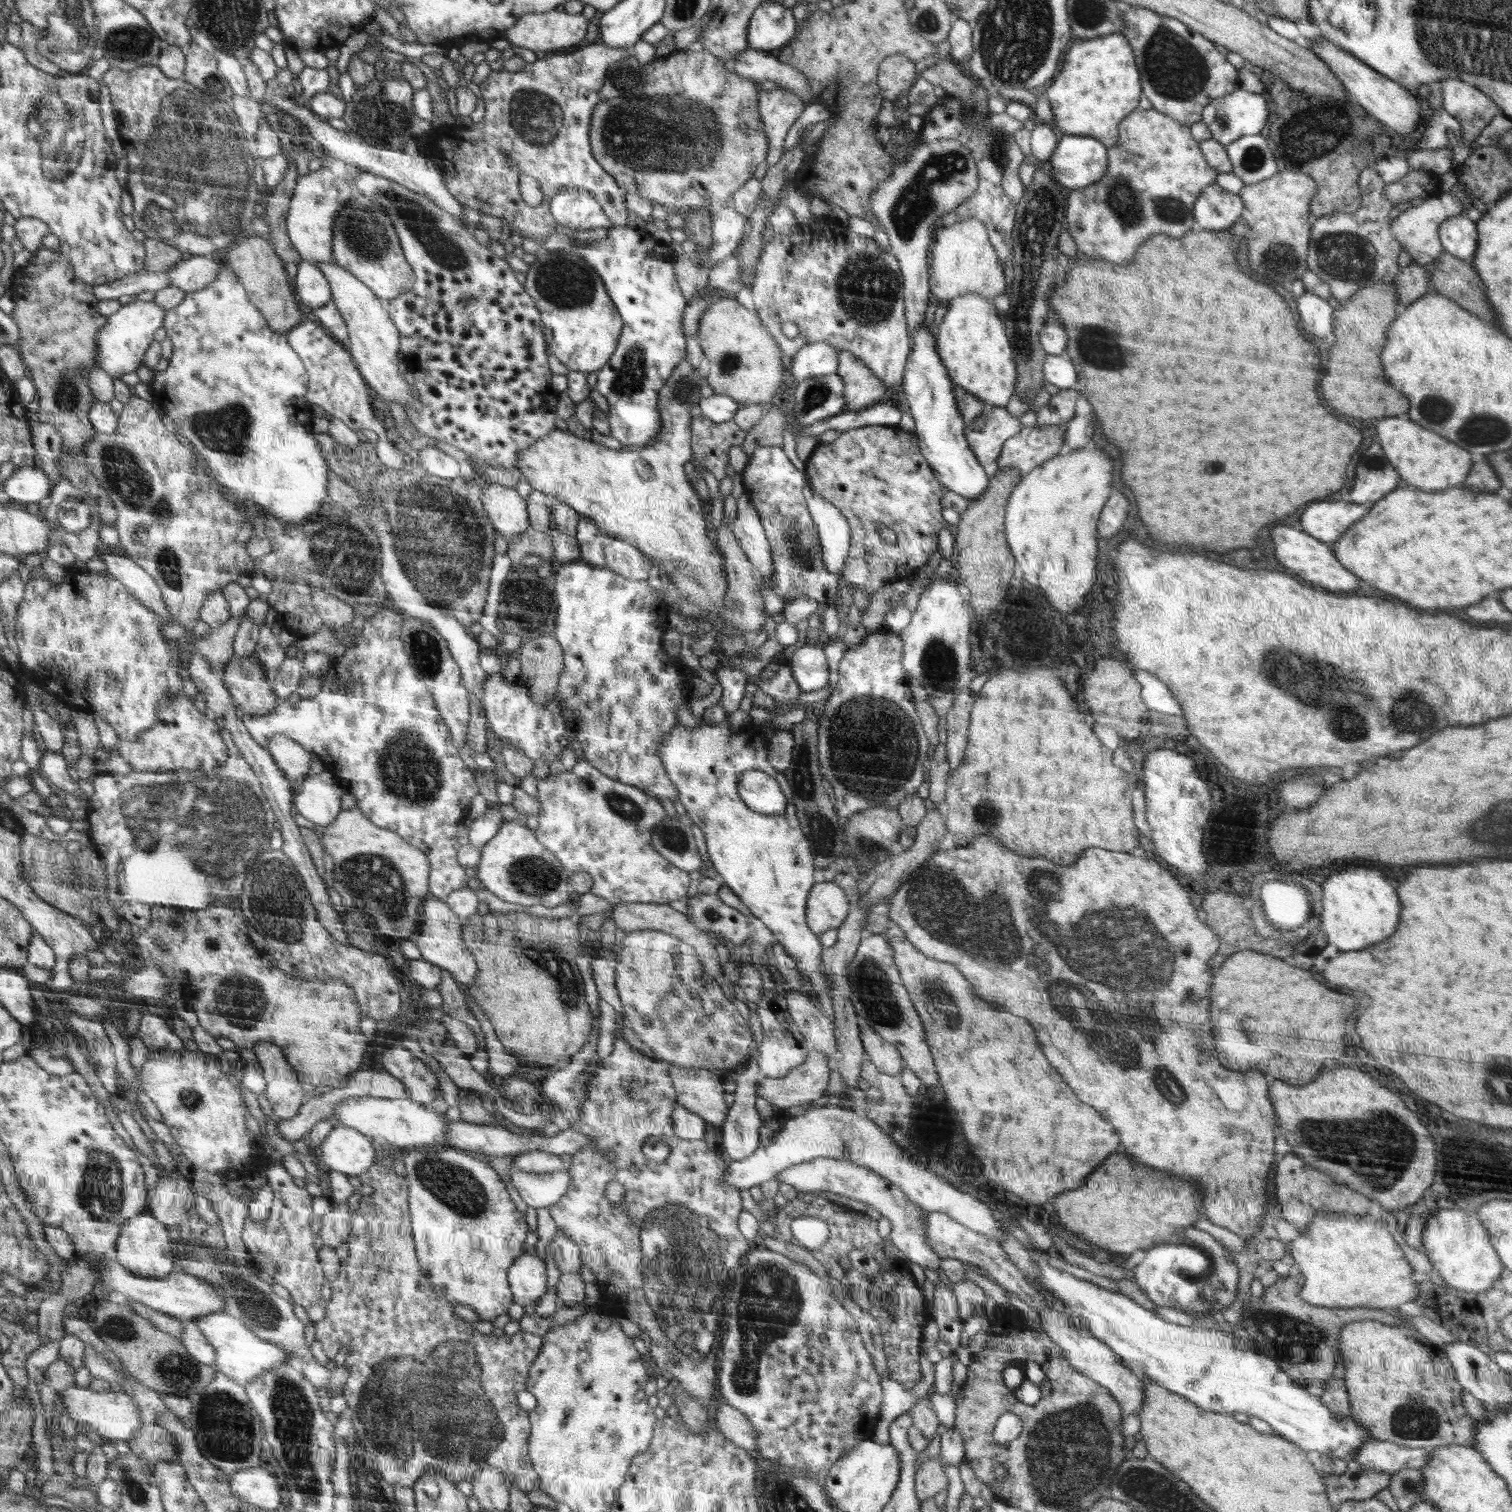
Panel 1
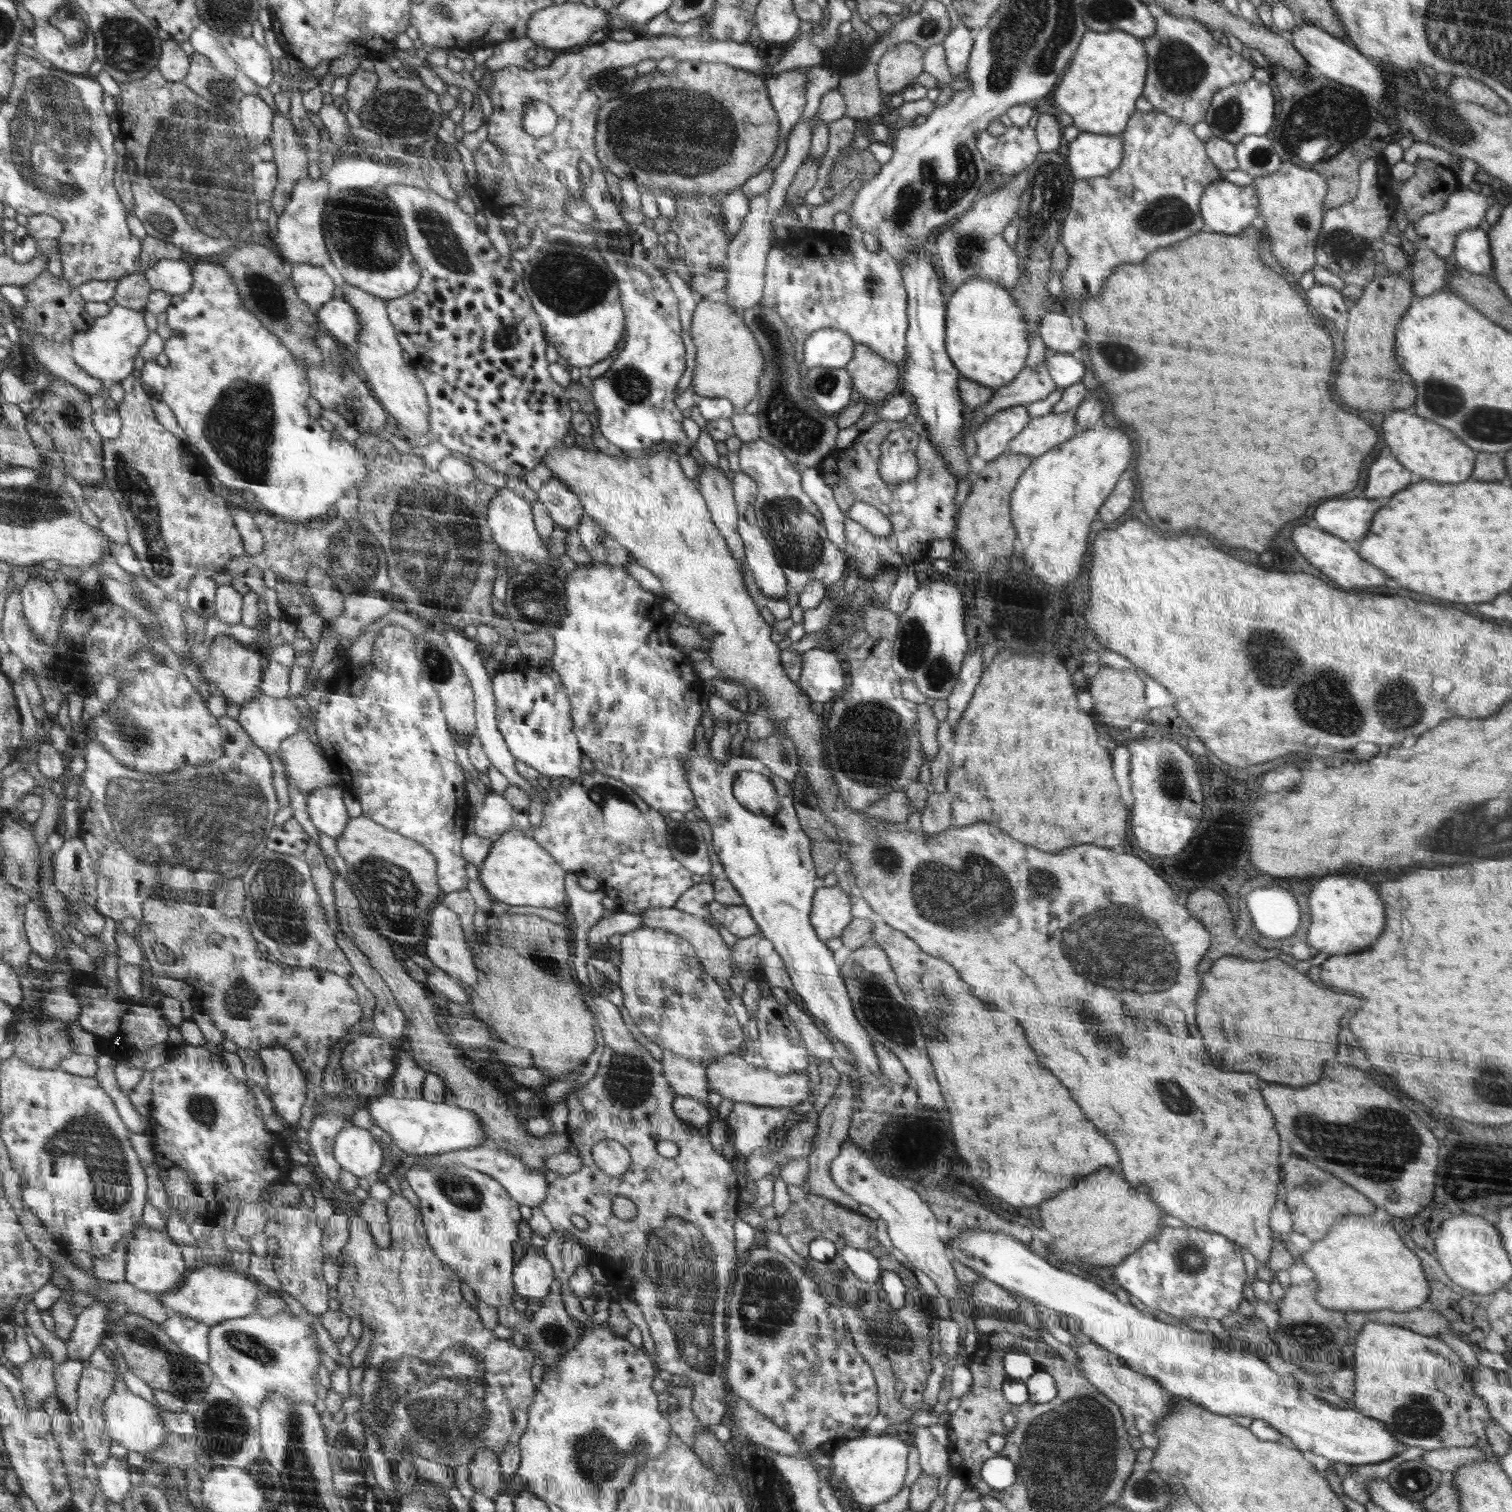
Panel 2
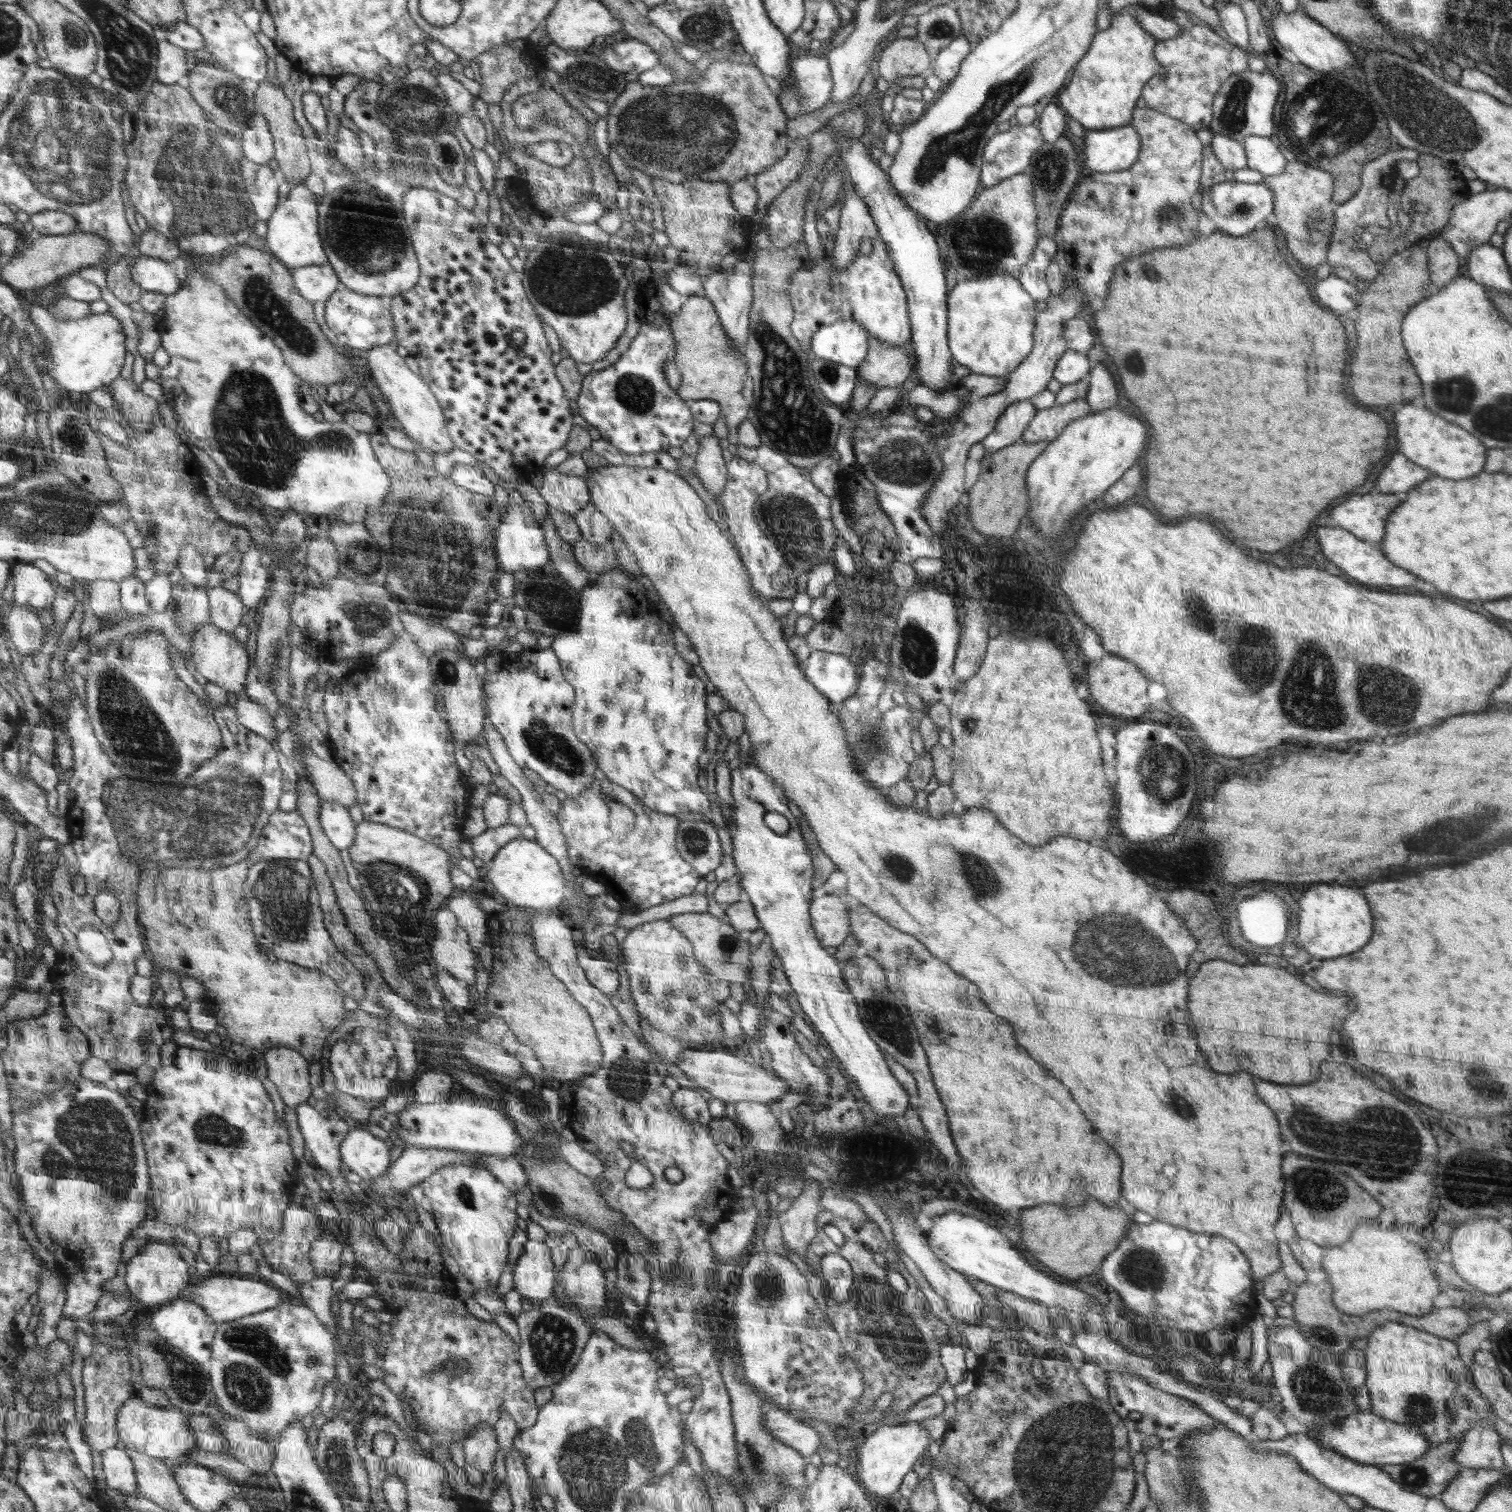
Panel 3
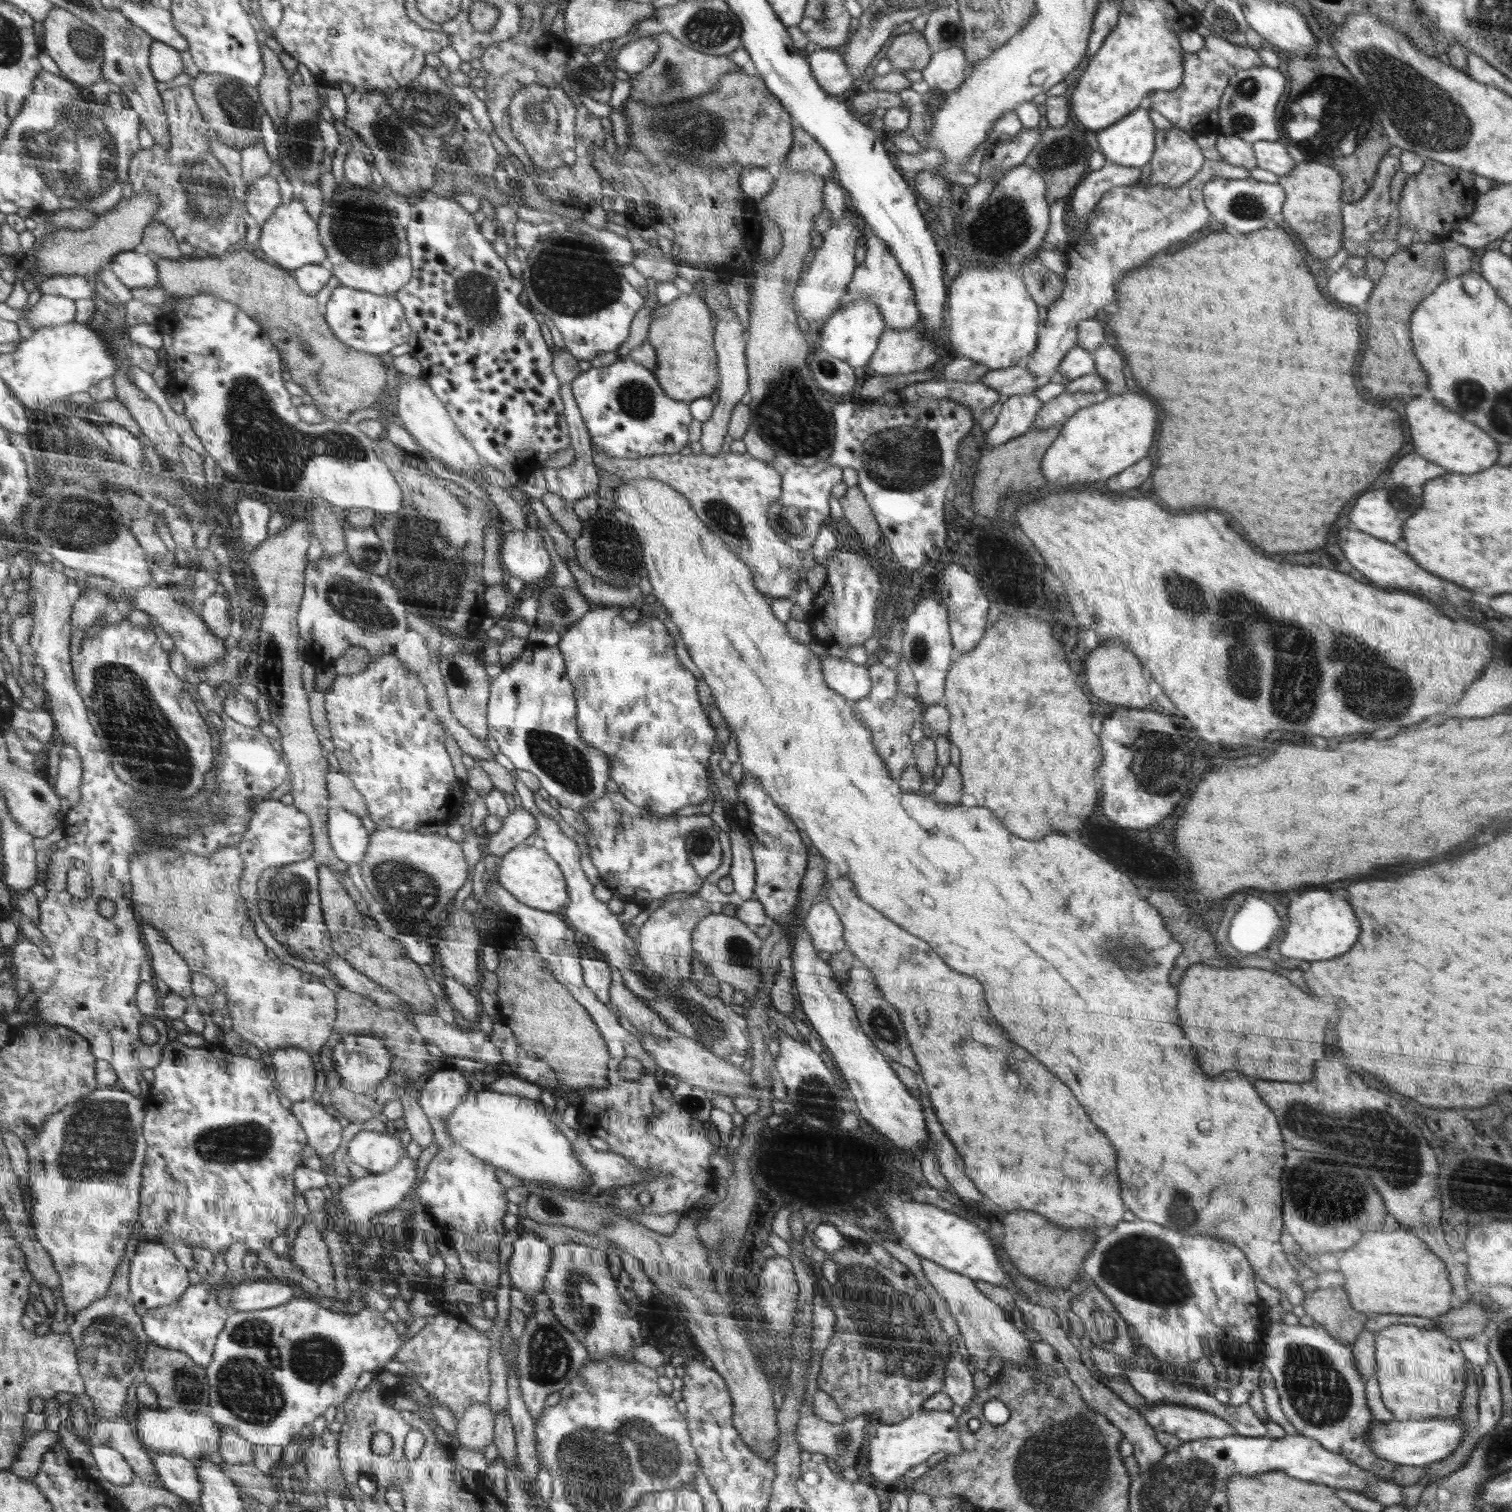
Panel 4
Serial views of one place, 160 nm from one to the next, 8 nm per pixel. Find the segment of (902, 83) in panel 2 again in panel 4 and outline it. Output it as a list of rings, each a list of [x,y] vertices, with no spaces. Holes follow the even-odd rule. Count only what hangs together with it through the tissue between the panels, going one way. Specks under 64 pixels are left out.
[[[915,30],[896,35],[883,53],[888,57],[892,70],[898,73],[924,71],[932,60],[932,54],[923,33]]]

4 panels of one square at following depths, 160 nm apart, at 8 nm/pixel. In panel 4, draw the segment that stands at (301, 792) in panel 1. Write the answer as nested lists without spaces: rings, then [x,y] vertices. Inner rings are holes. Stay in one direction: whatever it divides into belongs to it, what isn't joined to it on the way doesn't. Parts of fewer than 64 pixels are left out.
[[[337,807],[327,812],[327,834],[335,855],[350,864],[362,864],[368,852],[368,832],[360,818],[348,809]]]

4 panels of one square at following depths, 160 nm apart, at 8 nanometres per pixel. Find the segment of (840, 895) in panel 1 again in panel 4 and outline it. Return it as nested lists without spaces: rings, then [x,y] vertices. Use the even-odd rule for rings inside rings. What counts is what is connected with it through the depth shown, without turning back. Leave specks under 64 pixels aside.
[[[828,900],[816,902],[810,907],[803,927],[813,940],[815,949],[833,954],[844,948],[844,928]]]

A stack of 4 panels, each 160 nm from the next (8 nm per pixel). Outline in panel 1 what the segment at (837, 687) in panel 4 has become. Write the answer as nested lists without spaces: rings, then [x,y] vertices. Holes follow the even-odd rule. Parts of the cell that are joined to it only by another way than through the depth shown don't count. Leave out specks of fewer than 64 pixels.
[[[805,645],[793,648],[786,663],[796,684],[804,693],[825,688],[829,683],[828,662],[818,646]]]

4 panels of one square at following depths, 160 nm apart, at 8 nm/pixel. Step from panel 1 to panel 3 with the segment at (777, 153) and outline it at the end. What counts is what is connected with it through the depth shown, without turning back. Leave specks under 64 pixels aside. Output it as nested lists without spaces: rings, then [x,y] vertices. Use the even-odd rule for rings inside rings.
[[[810,53],[793,60],[794,86],[777,87],[786,114],[796,117],[824,107],[833,98],[833,76],[830,62],[820,53]]]

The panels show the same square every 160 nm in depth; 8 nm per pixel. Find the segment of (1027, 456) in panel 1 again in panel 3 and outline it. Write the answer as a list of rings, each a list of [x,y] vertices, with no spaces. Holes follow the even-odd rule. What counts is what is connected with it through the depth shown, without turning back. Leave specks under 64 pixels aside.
[[[1085,398],[1066,404],[1054,404],[1048,409],[1038,409],[1020,441],[1037,443],[1046,440],[1050,443],[1056,440],[1070,423],[1084,418],[1091,410],[1092,407]]]

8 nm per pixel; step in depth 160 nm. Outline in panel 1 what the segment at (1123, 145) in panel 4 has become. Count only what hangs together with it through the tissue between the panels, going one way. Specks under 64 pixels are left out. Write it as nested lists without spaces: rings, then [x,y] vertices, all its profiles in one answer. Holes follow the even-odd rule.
[[[1060,135],[1050,166],[1053,178],[1062,186],[1070,191],[1084,189],[1107,171],[1108,145],[1091,136]]]

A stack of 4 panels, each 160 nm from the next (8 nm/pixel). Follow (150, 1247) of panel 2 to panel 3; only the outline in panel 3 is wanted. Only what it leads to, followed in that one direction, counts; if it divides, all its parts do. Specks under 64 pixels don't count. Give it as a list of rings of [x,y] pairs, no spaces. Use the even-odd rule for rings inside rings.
[[[154,1241],[145,1246],[127,1265],[126,1283],[132,1294],[148,1307],[168,1304],[182,1297],[188,1286],[188,1264],[174,1244]]]

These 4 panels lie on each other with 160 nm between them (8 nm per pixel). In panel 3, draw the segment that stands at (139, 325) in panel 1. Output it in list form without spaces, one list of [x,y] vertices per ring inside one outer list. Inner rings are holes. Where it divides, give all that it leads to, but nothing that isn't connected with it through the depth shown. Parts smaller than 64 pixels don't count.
[[[36,303],[30,306],[30,311],[30,315],[49,340],[49,346],[44,349],[44,353],[35,356],[34,360],[47,369],[62,391],[74,390],[87,394],[102,386],[110,386],[121,378],[120,374],[130,354],[126,344],[128,336],[124,324],[112,312],[64,321]]]

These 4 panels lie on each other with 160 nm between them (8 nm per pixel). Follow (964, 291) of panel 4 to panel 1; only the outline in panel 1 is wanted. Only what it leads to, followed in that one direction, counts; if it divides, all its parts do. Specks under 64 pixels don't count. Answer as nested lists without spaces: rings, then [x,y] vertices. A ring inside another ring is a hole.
[[[977,292],[963,294],[949,302],[943,320],[936,339],[937,348],[942,348],[941,360],[946,360],[945,367],[954,372],[954,388],[963,388],[989,408],[1006,407],[1015,392],[1016,363],[1004,322],[999,319],[992,300]]]

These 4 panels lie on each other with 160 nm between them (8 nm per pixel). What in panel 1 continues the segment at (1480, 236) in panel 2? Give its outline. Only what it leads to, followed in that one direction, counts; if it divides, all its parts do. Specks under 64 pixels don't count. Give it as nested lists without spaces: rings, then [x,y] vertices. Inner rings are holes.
[[[1465,213],[1440,223],[1438,232],[1444,251],[1463,261],[1473,259],[1478,246],[1477,226]]]

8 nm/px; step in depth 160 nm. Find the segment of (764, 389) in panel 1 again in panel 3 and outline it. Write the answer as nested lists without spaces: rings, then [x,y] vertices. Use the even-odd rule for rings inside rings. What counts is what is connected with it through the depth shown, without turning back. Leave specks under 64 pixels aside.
[[[702,294],[688,295],[681,311],[669,321],[676,345],[674,361],[682,375],[678,396],[687,402],[708,399],[719,403],[729,429],[729,444],[738,444],[737,426],[747,418],[750,401],[742,395],[745,368],[742,355],[730,348],[730,340],[713,301]]]

